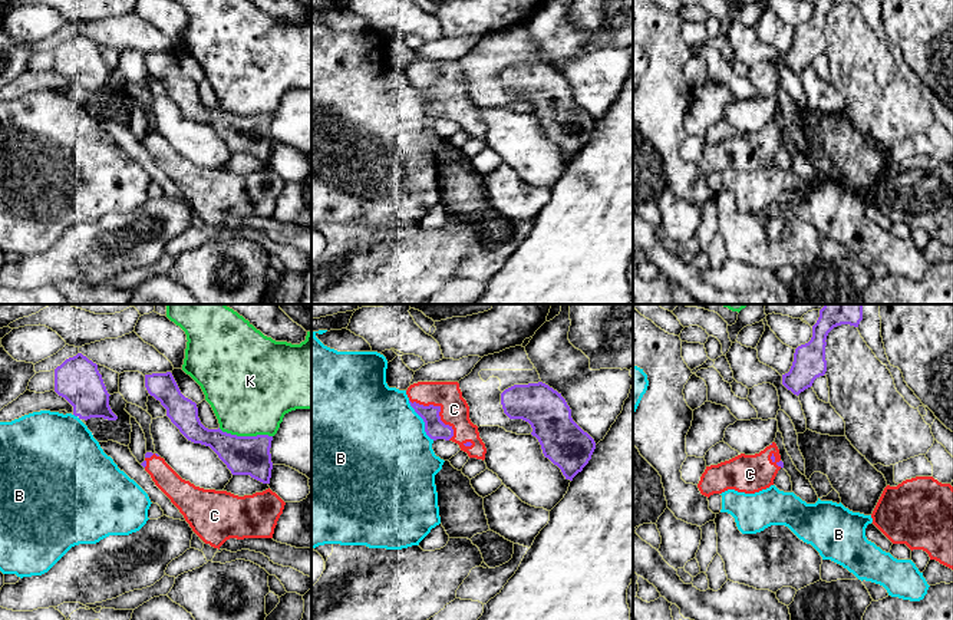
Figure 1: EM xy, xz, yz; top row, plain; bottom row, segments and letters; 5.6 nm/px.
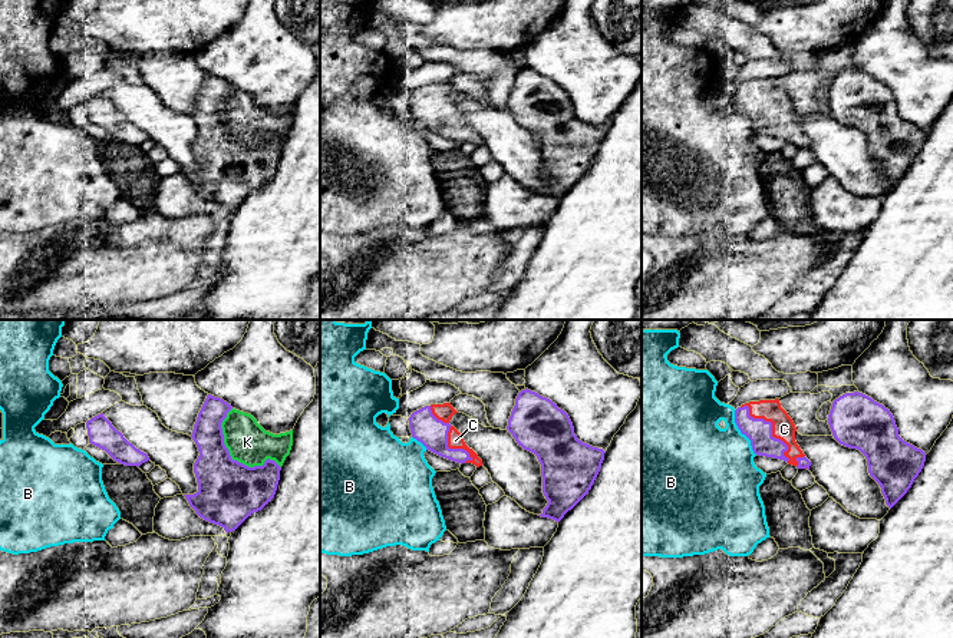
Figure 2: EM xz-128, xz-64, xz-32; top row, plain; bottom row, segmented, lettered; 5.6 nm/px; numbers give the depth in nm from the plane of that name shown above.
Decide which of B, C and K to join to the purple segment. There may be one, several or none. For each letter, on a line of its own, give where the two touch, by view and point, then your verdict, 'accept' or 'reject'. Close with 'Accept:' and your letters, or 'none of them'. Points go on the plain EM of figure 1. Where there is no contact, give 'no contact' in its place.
B: contact xz (424, 99); reject
C: contact xz (439, 86); accept
K: contact xy (246, 115); reject
Accept: C

